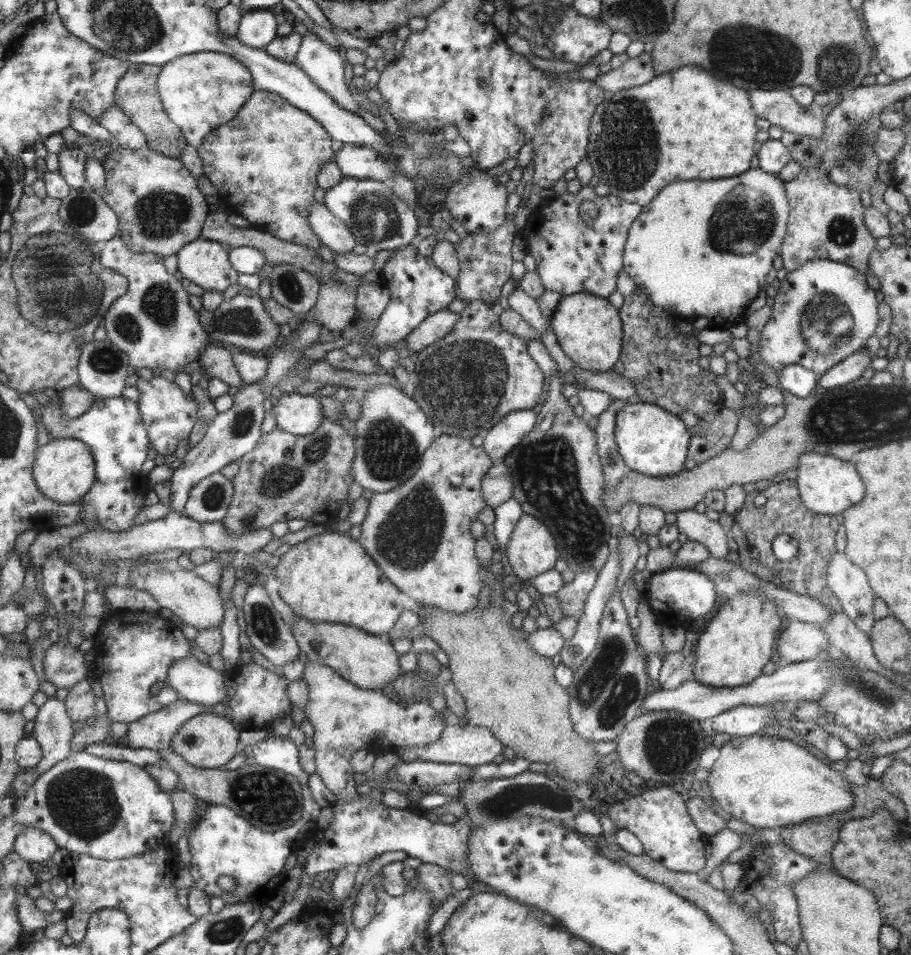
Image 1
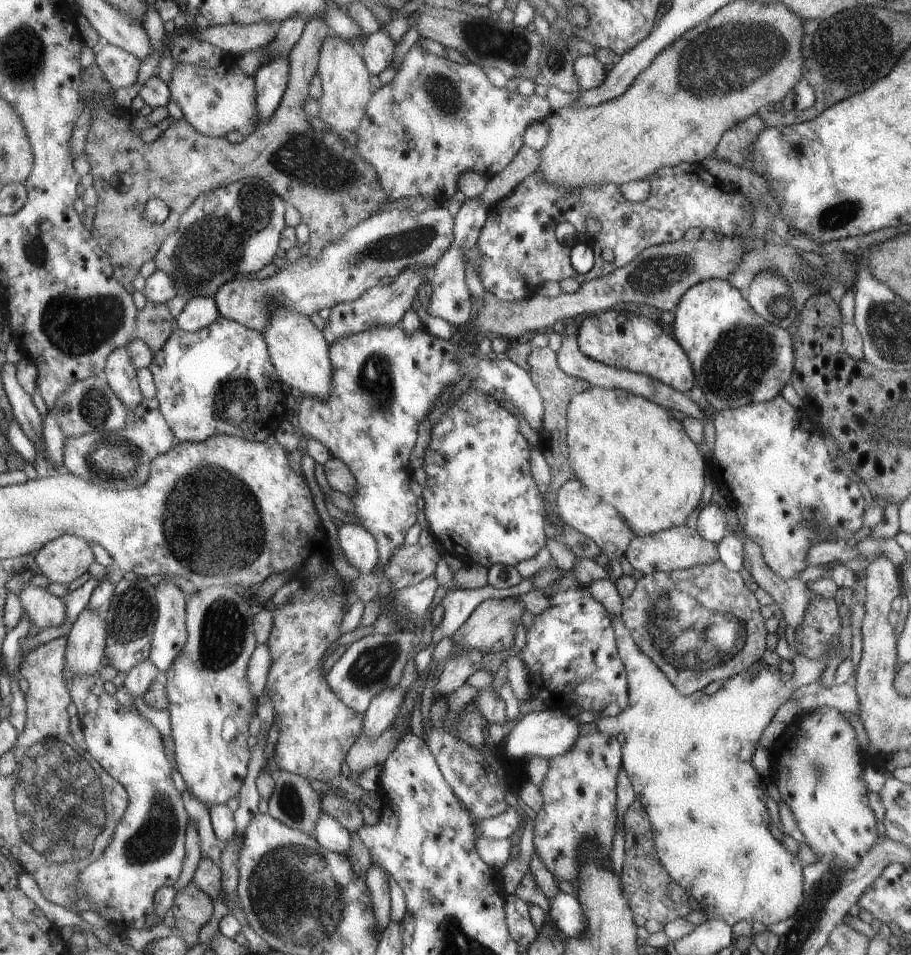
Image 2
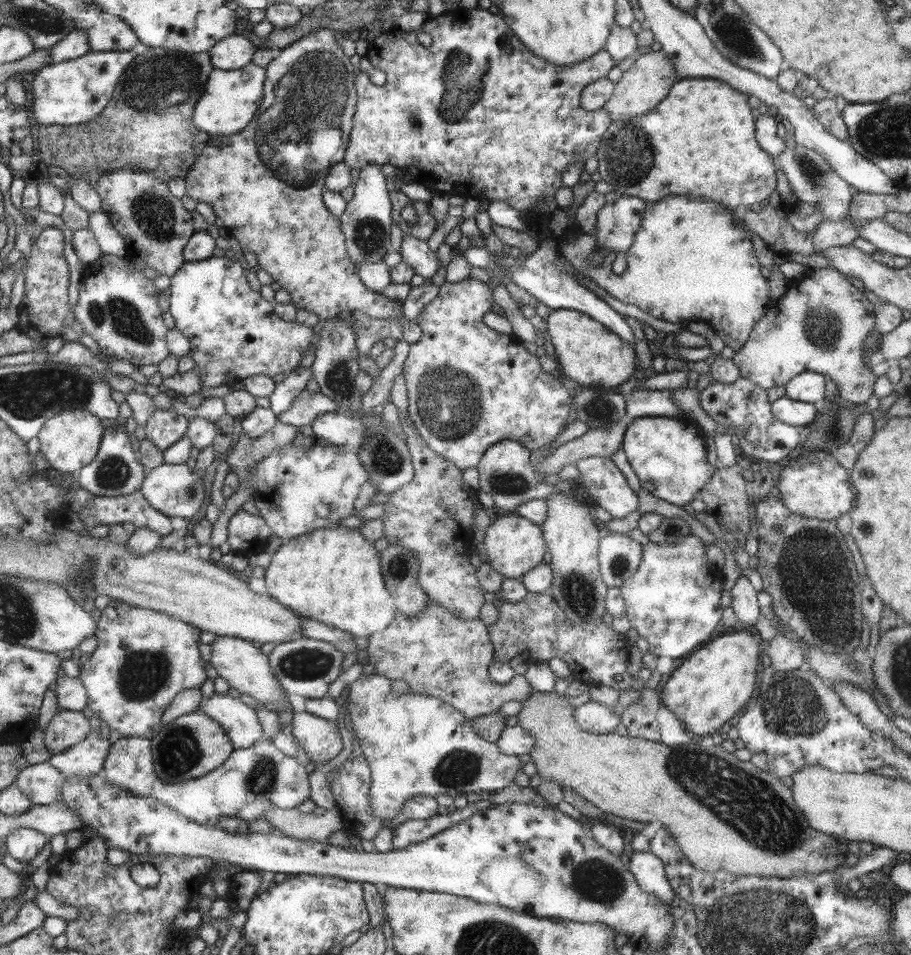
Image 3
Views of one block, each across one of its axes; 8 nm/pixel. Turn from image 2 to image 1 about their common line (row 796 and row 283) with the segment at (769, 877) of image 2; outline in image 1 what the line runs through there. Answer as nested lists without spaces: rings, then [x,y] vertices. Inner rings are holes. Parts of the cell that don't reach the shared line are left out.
[[[759,167],[721,180],[671,182],[665,186],[665,190],[661,190],[661,194],[653,198],[651,204],[641,207],[640,216],[632,222],[625,245],[623,272],[632,278],[637,290],[649,294],[647,298],[653,306],[660,307],[669,315],[679,314],[687,320],[706,317],[710,320],[709,328],[729,331],[739,323],[725,320],[743,322],[747,308],[745,304],[753,302],[759,290],[765,286],[765,274],[769,274],[771,262],[778,255],[777,250],[786,233],[788,216],[789,205],[784,182]]]

